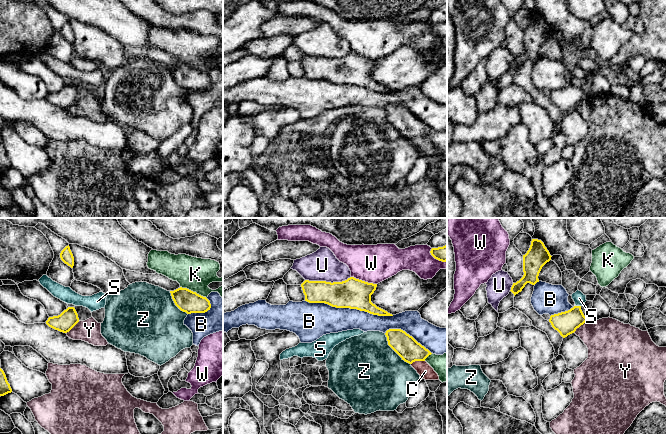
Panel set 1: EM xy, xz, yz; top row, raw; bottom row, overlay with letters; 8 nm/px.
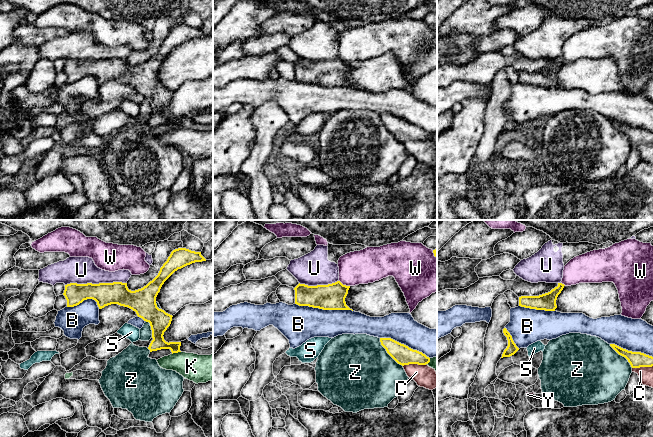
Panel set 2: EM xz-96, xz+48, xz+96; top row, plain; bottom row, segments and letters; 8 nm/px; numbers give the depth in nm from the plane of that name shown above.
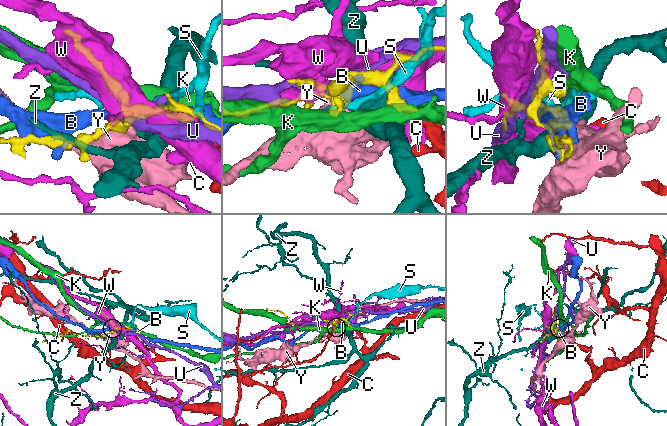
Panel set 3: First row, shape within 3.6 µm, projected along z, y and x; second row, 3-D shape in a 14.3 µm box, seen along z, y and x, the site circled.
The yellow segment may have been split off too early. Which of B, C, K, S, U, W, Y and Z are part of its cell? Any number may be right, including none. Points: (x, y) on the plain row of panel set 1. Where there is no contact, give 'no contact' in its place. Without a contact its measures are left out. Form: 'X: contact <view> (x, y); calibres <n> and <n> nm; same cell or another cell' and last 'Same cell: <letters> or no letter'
B: contact xz (349, 83); calibres 240 and 260 nm; another cell
C: contact xz (417, 136); calibres 180 and 120 nm; same cell
K: contact xy (192, 67); calibres 180 and 260 nm; another cell
S: contact yz (578, 82); calibres 190 and 100 nm; another cell
U: contact xz (327, 58); calibres 240 and 260 nm; another cell
W: contact xz (364, 57); calibres 240 and 300 nm; another cell
Y: contact yz (580, 101); calibres 190 and 340 nm; another cell
Z: contact xz (394, 126); calibres 180 and 500 nm; another cell
Same cell: C

